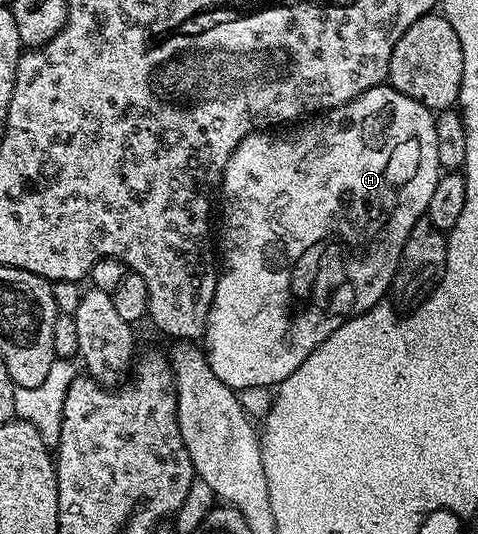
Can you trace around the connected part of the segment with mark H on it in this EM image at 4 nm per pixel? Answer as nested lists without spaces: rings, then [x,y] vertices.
[[[390,85],[367,89],[367,93],[359,93],[359,97],[330,111],[306,118],[288,129],[262,129],[245,135],[227,161],[219,188],[219,274],[203,336],[203,350],[206,361],[211,365],[211,373],[215,373],[223,385],[232,387],[238,393],[253,387],[276,388],[277,384],[291,377],[291,373],[295,373],[295,369],[299,369],[299,365],[303,365],[303,361],[307,361],[313,350],[323,345],[323,341],[327,341],[335,329],[382,302],[393,286],[403,245],[407,245],[411,229],[415,229],[415,225],[426,218],[431,193],[435,193],[435,185],[441,180],[442,174],[434,112]]]

